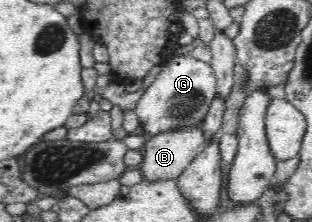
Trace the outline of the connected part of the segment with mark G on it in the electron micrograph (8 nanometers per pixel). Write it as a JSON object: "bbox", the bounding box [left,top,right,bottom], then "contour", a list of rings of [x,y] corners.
{"bbox":[134,56,215,138],"contour":[[[190,56],[174,57],[170,63],[164,62],[146,80],[140,97],[134,105],[134,115],[140,129],[147,138],[166,131],[198,128],[214,101],[215,77],[208,63]]]}

